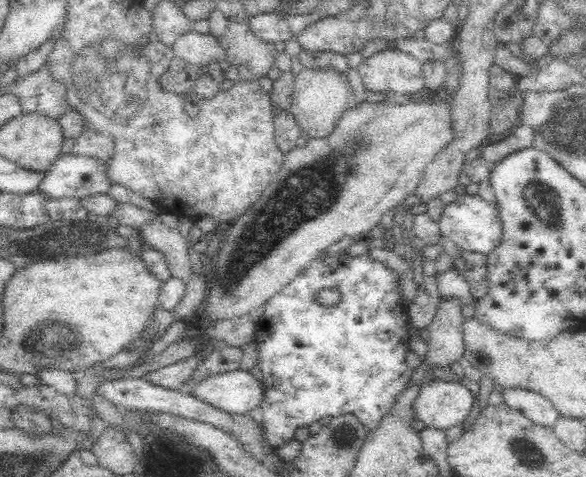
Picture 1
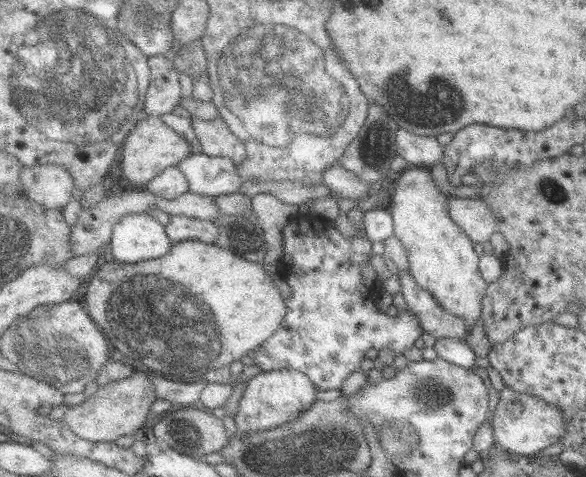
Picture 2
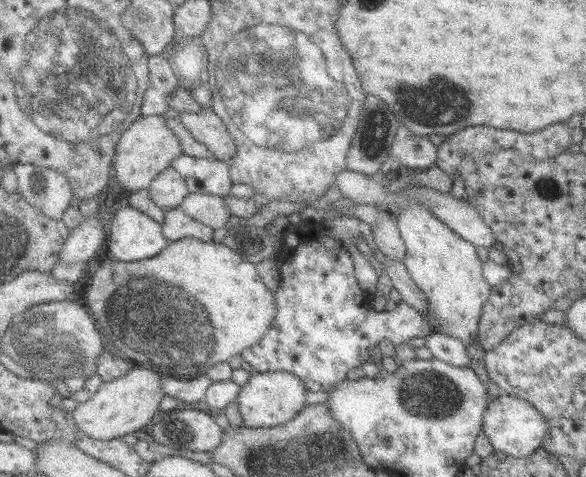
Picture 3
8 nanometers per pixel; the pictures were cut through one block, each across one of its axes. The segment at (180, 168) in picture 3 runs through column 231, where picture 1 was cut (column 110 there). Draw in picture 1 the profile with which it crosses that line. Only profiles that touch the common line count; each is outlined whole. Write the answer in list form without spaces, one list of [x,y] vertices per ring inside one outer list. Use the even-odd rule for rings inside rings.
[[[68,153],[47,170],[38,191],[52,198],[84,198],[104,194],[114,184],[108,174],[108,161]]]

